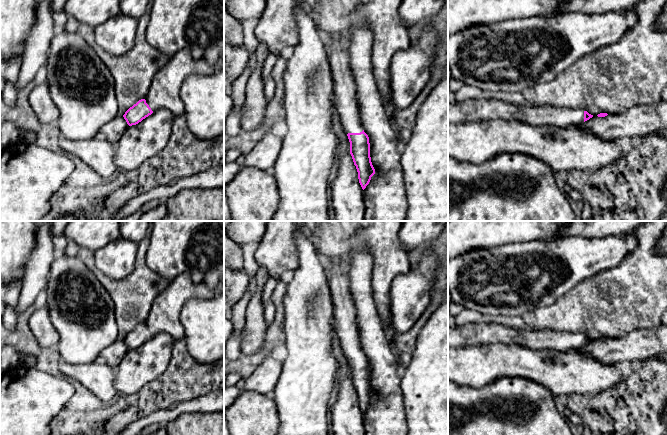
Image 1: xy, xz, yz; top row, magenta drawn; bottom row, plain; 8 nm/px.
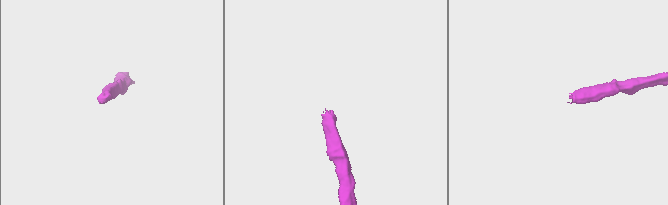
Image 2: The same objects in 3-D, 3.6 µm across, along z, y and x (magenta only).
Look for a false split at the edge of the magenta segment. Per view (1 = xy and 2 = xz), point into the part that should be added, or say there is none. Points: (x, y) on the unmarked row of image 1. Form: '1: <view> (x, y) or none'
1: xy (164, 316)
2: xz (337, 240)

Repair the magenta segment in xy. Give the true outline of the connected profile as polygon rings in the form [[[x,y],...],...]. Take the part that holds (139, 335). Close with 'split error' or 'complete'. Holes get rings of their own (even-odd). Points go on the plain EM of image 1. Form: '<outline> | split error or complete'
[[[182,273],[154,299],[148,318],[130,331],[123,339],[129,350],[136,349],[163,332],[174,340],[184,338],[180,314],[185,303],[193,298],[212,299],[216,293],[202,281],[194,283],[189,273]]] | split error

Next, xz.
[[[305,221],[311,236],[318,240],[316,245],[318,253],[325,255],[331,263],[326,276],[332,297],[335,333],[341,342],[344,355],[347,357],[350,366],[350,378],[363,414],[375,398],[375,393],[370,381],[369,361],[364,356],[361,347],[356,307],[351,292],[349,276],[351,256],[356,248],[362,247],[373,257],[371,282],[373,298],[383,326],[390,332],[390,289],[392,281],[397,275],[407,274],[411,270],[408,252],[399,240],[399,231],[402,224],[403,221]]] | split error

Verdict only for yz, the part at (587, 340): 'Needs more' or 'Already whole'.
Needs more

